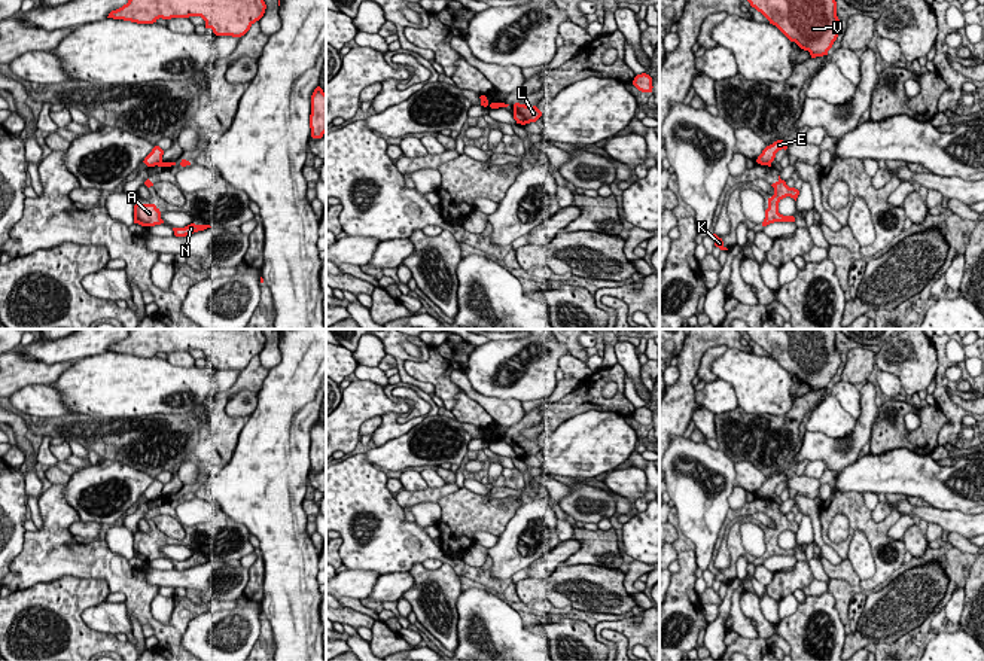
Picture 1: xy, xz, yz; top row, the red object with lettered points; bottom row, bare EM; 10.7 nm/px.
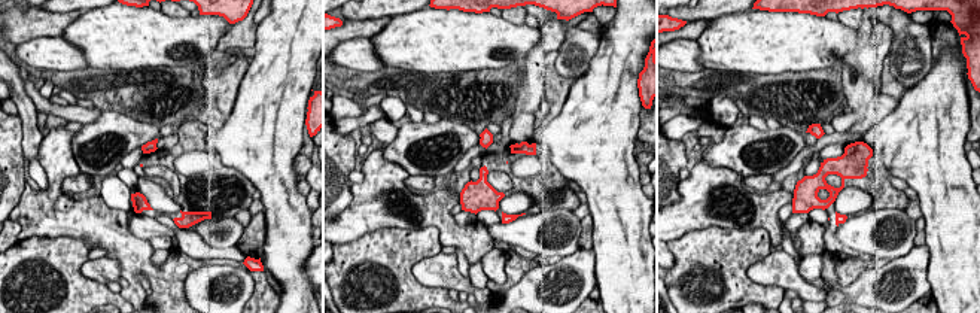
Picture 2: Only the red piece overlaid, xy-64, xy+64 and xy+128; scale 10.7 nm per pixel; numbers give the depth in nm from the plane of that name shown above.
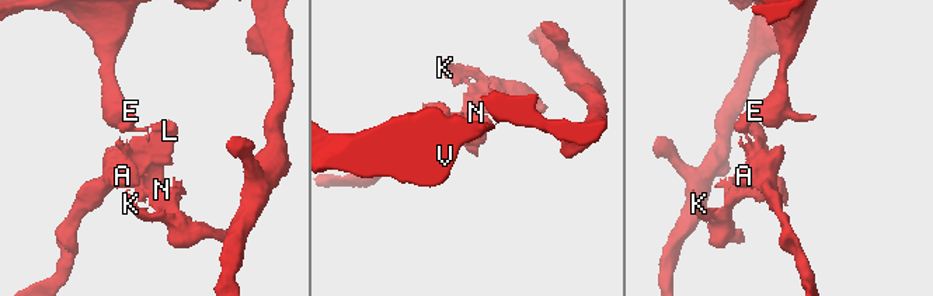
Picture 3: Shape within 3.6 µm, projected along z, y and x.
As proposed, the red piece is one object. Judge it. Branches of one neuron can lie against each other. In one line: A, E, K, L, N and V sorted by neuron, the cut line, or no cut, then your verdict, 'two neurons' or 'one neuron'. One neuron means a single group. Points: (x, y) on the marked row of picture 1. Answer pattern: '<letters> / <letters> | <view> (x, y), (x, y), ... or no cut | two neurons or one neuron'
A K L N / E V | xy (161, 161), (158, 165) | two neurons

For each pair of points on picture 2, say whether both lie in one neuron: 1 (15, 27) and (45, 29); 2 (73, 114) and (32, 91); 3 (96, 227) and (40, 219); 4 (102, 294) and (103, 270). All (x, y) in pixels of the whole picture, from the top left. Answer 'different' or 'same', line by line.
1: same
2: same
3: same
4: different

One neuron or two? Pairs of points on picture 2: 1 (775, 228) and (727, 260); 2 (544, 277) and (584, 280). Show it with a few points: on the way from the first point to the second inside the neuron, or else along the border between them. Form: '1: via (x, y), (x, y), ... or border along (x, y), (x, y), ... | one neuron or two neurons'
1: border along (734, 227), (764, 228), (773, 248) | two neurons
2: via (554, 280), (574, 280) | one neuron

